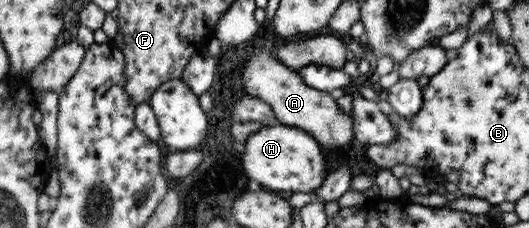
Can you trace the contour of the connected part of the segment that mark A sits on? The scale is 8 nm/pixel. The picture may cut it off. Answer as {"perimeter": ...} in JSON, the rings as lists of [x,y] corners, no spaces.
{"perimeter":[[[262,50],[248,56],[241,69],[241,82],[248,96],[264,100],[274,112],[276,123],[297,127],[311,135],[320,146],[341,147],[353,141],[351,111],[343,112],[326,92],[308,87],[296,70],[291,70]]]}

